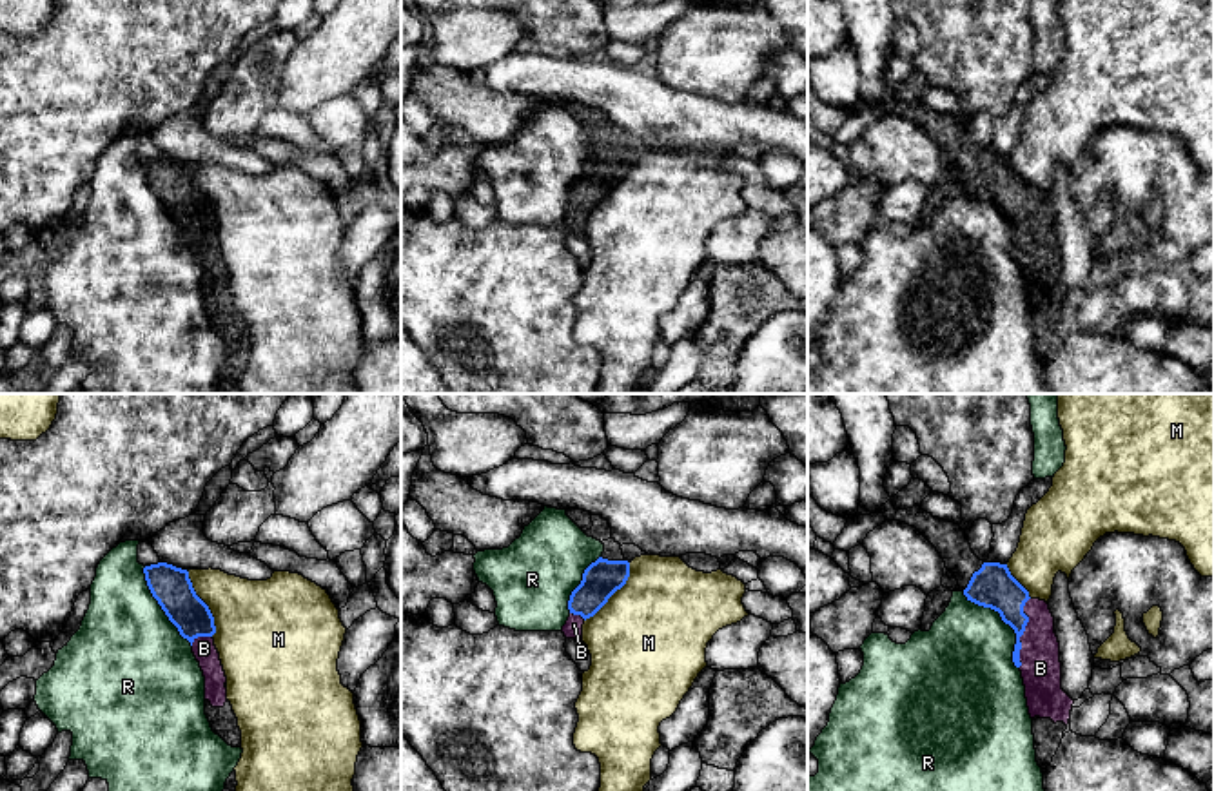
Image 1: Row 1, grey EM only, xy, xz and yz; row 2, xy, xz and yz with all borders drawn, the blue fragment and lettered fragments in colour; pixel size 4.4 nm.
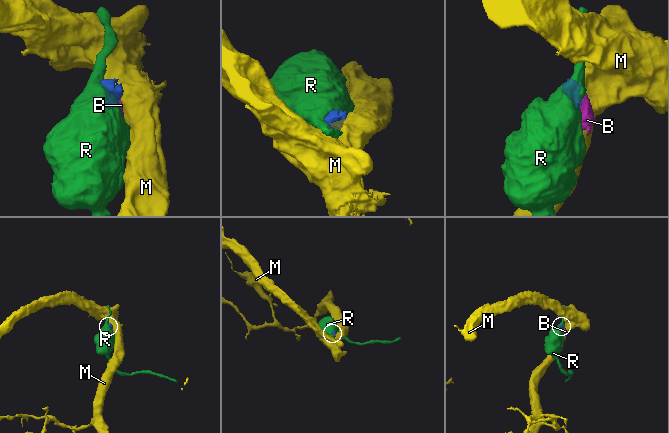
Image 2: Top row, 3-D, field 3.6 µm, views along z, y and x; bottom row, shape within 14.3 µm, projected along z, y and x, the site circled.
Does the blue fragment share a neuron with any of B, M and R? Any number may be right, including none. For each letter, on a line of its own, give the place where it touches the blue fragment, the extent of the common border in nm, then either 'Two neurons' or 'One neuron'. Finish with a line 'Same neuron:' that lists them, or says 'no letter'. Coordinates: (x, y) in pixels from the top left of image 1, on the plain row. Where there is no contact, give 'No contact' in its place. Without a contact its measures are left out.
B: Touches blue at yz (1024, 224). Shared border 320 nm. One neuron
M: Touches blue at xy (204, 196). Shared border 320 nm. Two neurons
R: Touches blue at yz (1006, 216). Shared border 420 nm. Two neurons
Same neuron: B

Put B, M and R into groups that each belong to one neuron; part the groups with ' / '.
B / M / R

